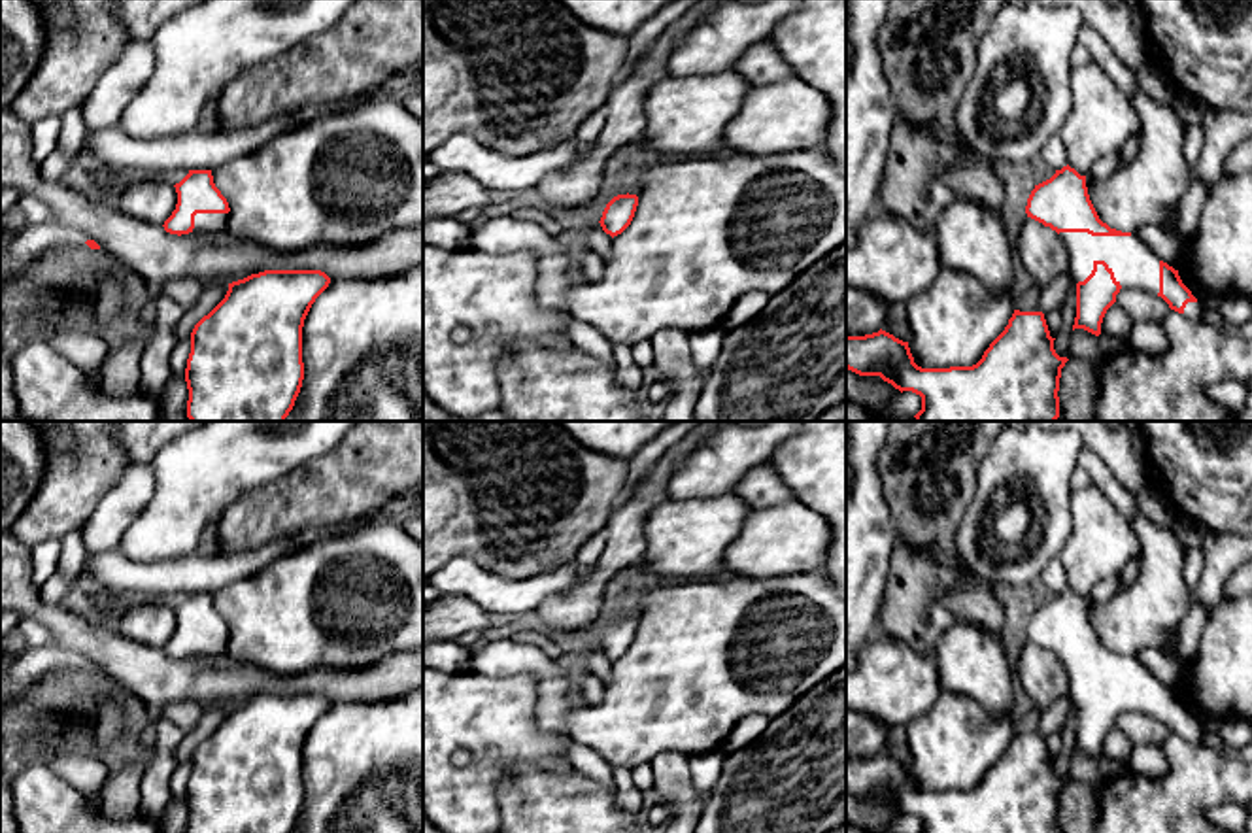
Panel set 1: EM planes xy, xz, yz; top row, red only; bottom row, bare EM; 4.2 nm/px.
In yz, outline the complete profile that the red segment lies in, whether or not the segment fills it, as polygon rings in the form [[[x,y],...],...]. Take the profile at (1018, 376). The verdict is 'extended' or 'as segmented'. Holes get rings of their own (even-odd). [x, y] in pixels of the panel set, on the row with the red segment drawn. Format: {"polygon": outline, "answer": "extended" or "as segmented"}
{"polygon": [[[1014,310],[1005,331],[973,366],[922,368],[908,342],[886,331],[846,336],[846,368],[859,376],[880,376],[895,389],[922,397],[916,421],[1056,421],[1059,417],[1059,378],[1069,361],[1054,349],[1042,312]]], "answer": "as segmented"}

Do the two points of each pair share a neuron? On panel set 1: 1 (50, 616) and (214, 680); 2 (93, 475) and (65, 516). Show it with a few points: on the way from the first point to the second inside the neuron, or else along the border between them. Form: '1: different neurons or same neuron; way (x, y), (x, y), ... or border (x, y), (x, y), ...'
1: same neuron; way (91, 639), (157, 679), (172, 679)
2: same neuron; way (84, 484), (65, 507)

